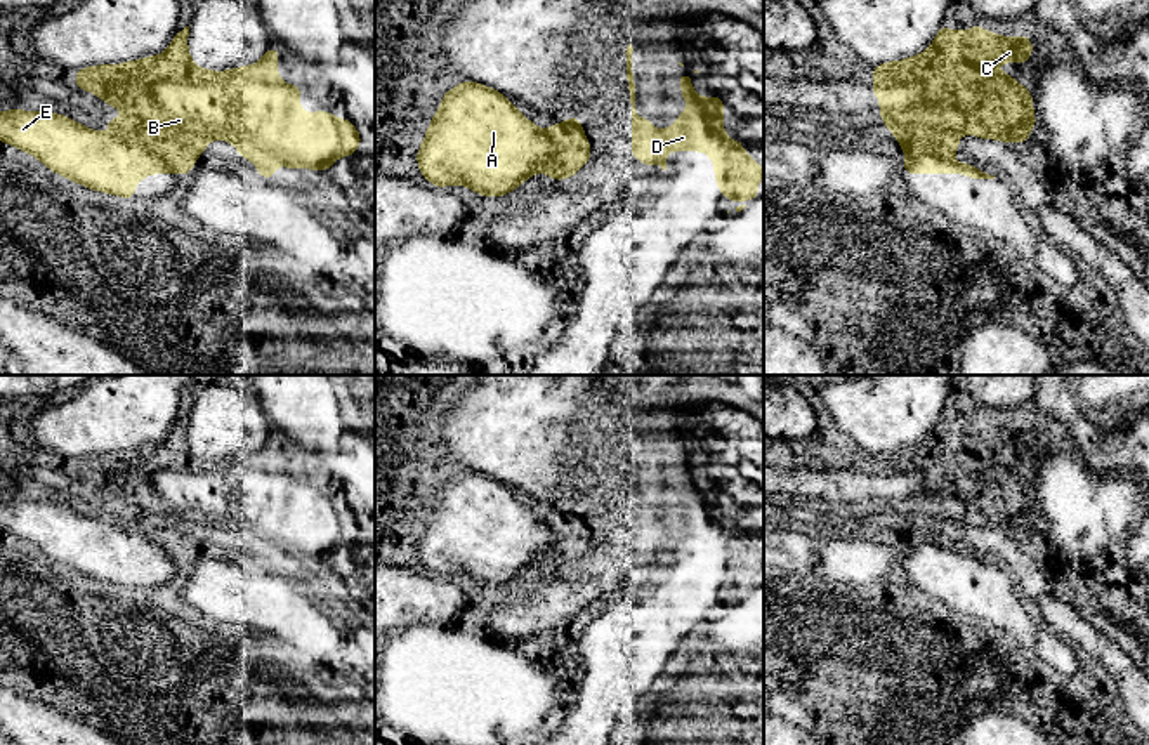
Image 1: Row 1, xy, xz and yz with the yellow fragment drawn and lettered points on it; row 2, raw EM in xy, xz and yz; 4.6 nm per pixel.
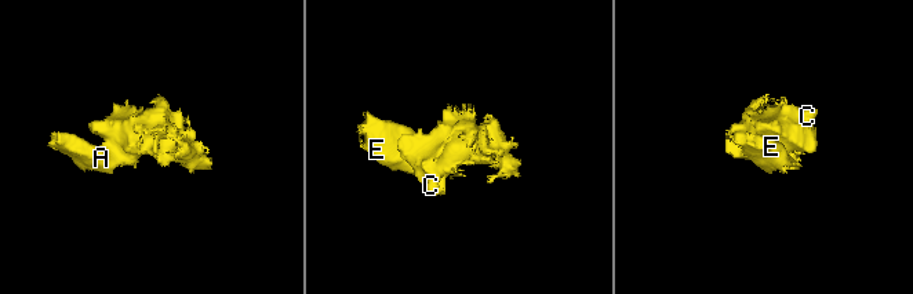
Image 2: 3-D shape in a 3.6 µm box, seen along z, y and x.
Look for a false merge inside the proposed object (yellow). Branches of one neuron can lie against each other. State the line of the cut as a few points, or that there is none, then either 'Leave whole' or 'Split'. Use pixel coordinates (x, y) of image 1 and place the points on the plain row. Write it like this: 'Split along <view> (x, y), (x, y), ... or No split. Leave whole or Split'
Split along xy (117, 525), (148, 537), (172, 560). Split

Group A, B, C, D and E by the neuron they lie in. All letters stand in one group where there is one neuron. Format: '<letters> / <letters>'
A E / B C D

